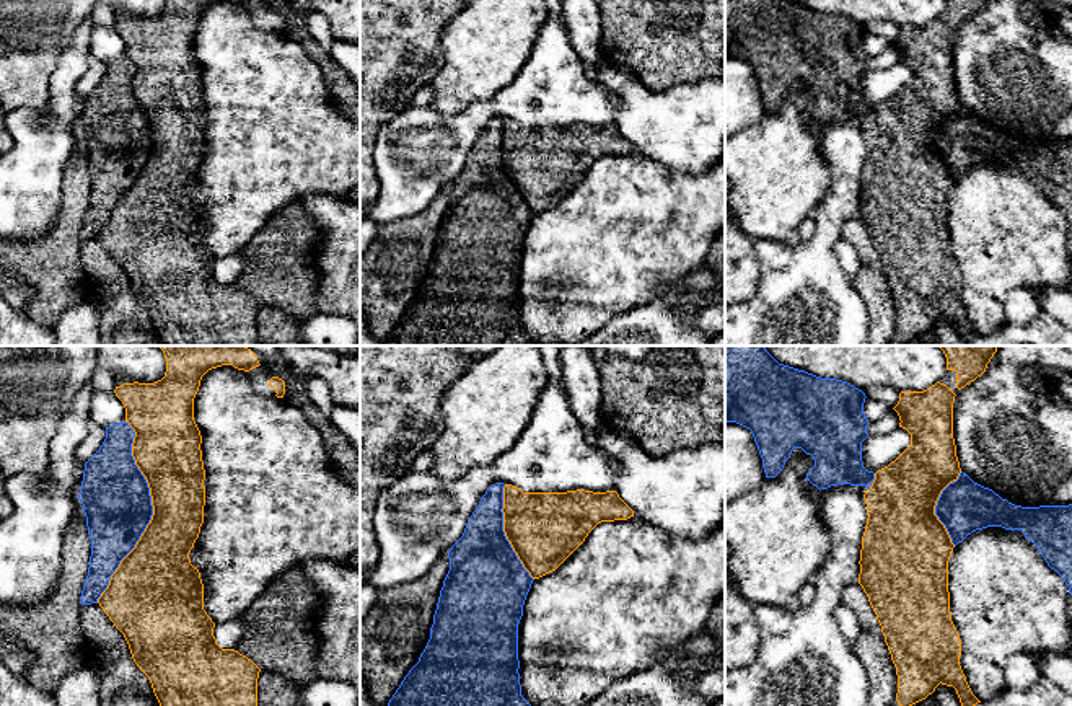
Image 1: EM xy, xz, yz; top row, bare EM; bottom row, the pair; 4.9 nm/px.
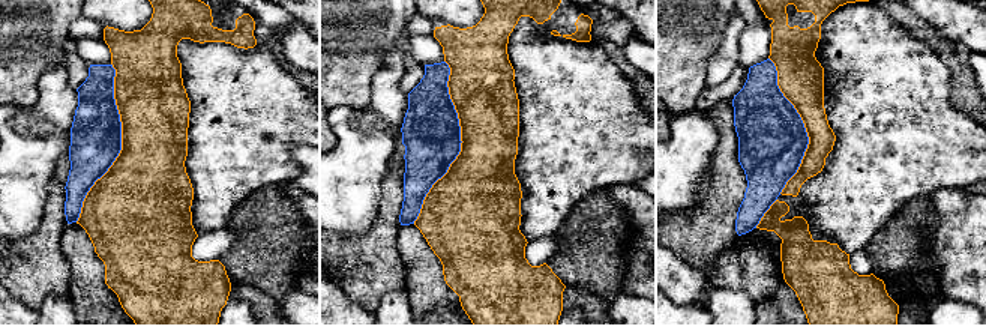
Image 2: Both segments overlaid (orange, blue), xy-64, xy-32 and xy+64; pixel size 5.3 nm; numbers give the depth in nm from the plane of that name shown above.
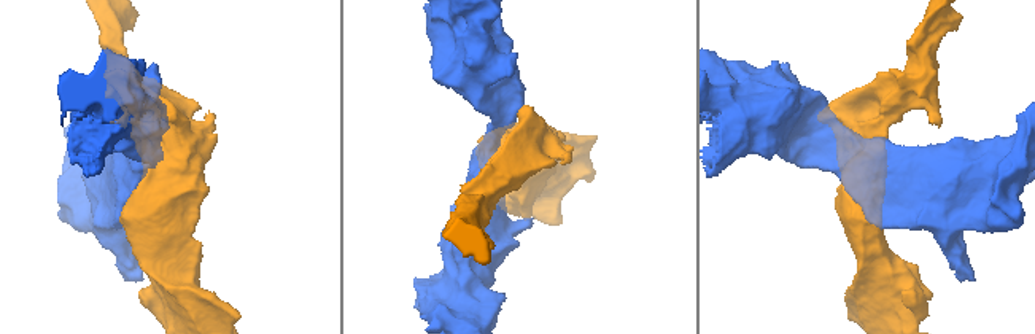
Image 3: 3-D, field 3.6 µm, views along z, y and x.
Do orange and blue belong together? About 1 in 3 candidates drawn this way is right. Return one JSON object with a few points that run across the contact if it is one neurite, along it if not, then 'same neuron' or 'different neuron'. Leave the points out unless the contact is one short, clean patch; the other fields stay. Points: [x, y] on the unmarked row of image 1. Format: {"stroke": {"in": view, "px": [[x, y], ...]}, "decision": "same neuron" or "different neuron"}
{"decision": "different neuron"}

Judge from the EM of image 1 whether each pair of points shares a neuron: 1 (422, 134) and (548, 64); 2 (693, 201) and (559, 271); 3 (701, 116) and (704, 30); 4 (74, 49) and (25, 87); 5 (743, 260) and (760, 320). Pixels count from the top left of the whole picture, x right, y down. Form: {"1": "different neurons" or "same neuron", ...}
{"1": "same neuron", "2": "same neuron", "3": "different neurons", "4": "different neurons", "5": "different neurons"}

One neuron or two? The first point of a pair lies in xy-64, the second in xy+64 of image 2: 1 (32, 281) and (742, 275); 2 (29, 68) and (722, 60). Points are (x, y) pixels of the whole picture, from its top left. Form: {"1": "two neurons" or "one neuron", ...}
{"1": "two neurons", "2": "two neurons"}

